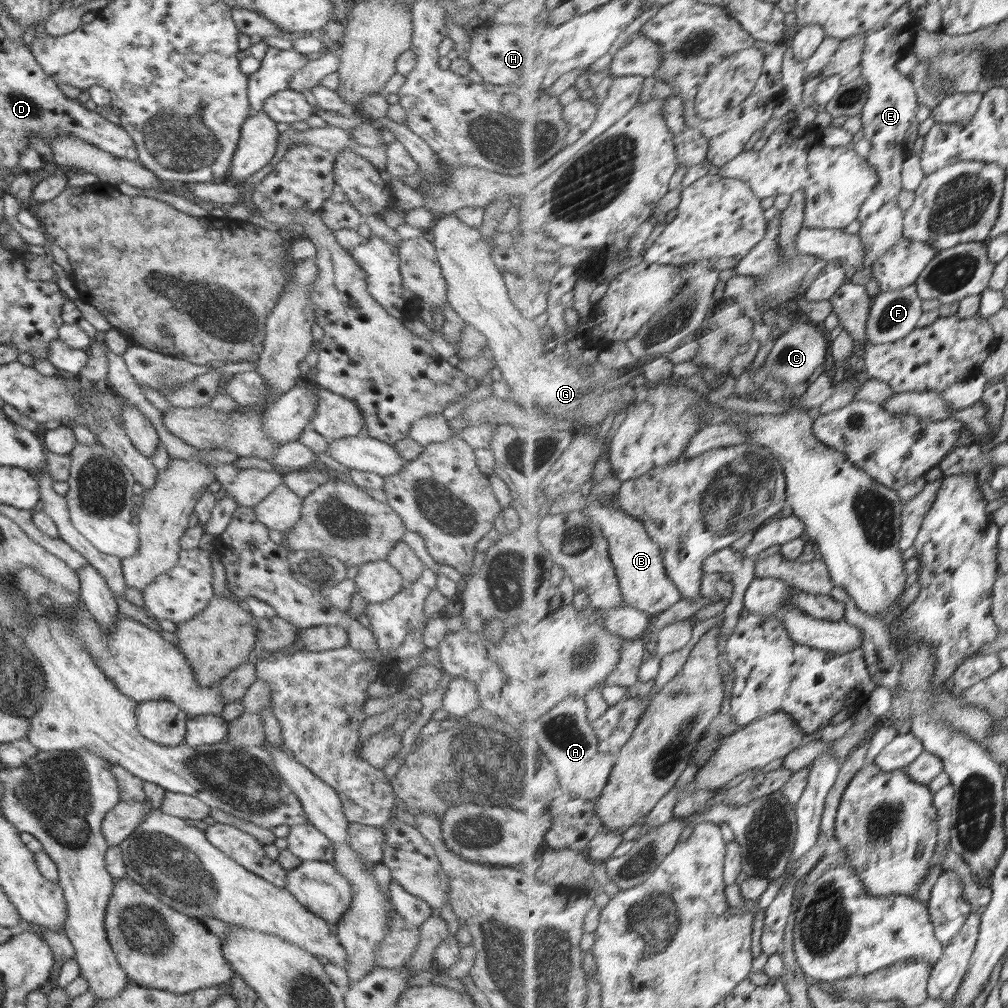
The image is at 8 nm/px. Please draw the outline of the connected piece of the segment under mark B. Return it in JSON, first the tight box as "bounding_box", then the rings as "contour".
{"bounding_box":[584,502,684,618],"contour":[[[588,502],[584,513],[602,525],[604,536],[610,541],[610,556],[621,580],[626,605],[634,605],[653,618],[684,598],[667,571],[660,543],[653,540],[644,521],[629,516],[624,510],[598,503]]]}

